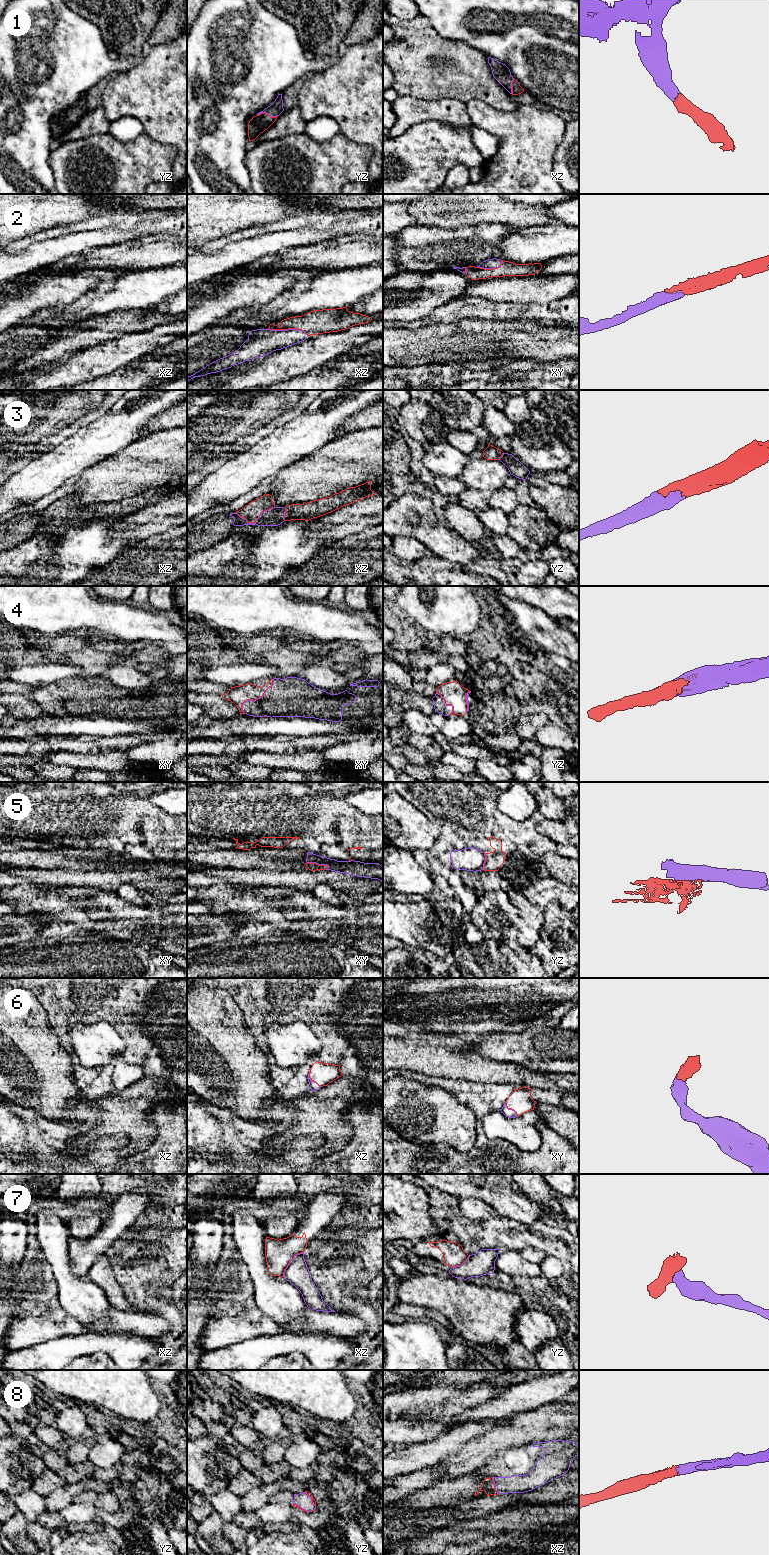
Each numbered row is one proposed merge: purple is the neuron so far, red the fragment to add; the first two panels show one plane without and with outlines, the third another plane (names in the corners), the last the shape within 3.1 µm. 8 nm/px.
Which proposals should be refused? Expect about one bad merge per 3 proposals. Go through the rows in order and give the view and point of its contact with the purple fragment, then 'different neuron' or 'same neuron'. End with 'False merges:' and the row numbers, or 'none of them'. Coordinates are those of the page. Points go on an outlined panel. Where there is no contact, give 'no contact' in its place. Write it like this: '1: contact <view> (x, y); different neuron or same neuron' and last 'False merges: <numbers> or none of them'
1: contact yz (267, 113); same neuron
2: contact xz (288, 329); same neuron
3: contact xz (257, 520); same neuron
4: contact xy (256, 699); same neuron
5: contact xy (318, 864); different neuron
6: contact xy (511, 1109); same neuron
7: contact xz (290, 1262); different neuron
8: contact xz (495, 1485); same neuron
False merges: 5, 7

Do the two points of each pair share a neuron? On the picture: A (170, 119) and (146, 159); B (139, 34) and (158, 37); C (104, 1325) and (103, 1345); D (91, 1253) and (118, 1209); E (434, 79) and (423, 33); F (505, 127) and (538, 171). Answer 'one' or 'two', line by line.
A: two
B: two
C: two
D: one
E: one
F: one

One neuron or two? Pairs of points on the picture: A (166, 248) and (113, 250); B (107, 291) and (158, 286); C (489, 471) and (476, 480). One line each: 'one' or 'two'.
A: one
B: one
C: one

